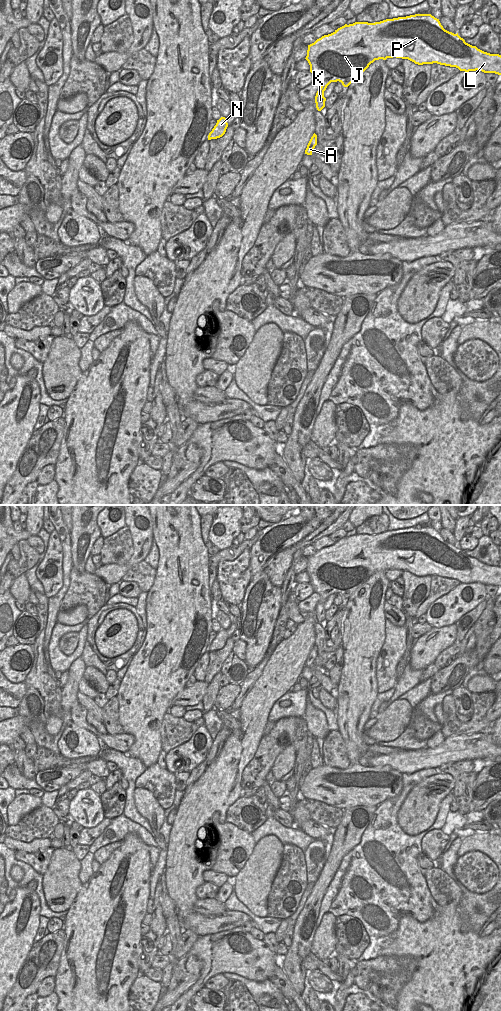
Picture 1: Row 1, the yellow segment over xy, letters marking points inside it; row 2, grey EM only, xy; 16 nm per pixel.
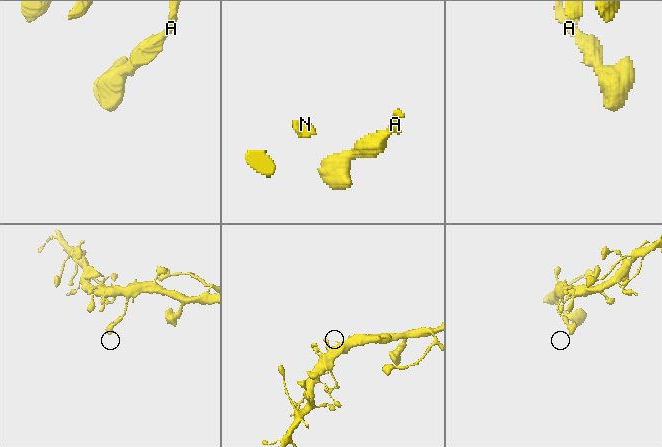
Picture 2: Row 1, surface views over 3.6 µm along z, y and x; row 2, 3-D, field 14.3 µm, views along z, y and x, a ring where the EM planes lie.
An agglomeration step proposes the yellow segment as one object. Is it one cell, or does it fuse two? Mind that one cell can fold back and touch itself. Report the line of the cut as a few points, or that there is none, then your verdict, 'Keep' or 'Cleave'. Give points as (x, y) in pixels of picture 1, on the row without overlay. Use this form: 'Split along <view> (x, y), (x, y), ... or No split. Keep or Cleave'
No split. Keep

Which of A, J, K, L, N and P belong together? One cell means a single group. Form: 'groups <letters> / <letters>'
groups A J K L N P

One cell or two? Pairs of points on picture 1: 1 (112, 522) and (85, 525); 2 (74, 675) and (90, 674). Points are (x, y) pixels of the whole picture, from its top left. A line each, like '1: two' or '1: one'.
1: two
2: two

